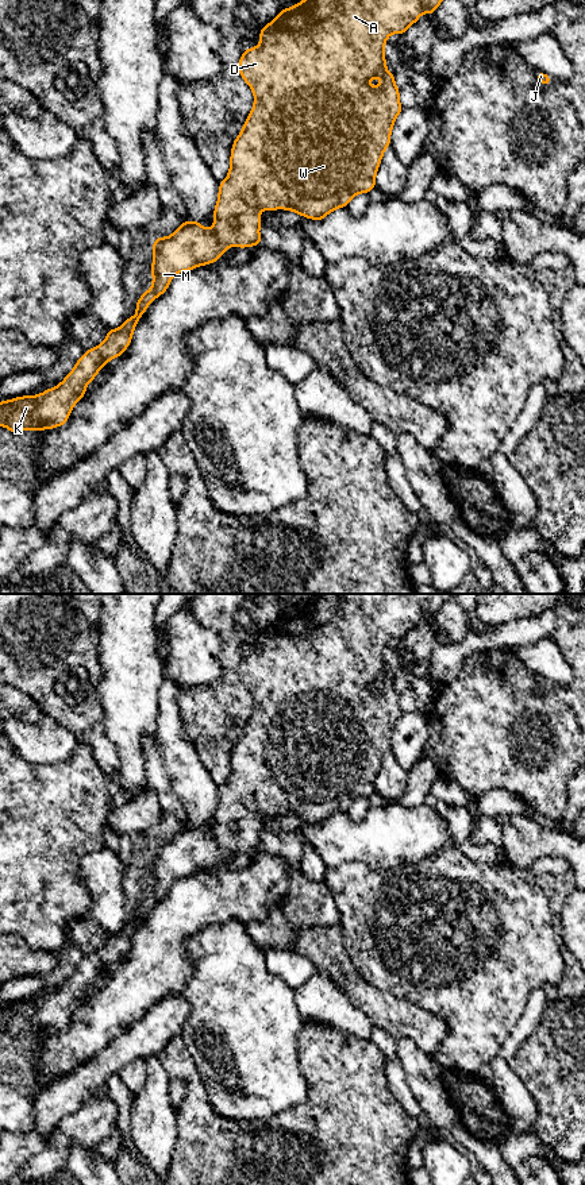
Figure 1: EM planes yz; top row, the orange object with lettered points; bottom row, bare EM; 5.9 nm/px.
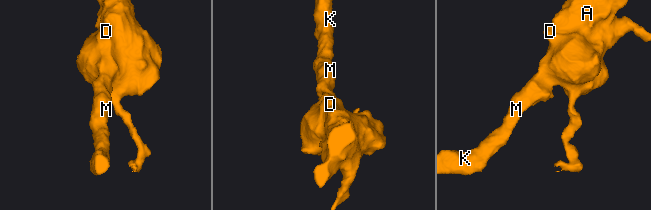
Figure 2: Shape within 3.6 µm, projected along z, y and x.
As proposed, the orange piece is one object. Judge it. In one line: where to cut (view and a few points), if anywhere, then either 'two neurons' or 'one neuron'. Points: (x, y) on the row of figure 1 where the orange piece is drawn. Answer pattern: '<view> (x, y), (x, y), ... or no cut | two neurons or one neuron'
no cut | one neuron

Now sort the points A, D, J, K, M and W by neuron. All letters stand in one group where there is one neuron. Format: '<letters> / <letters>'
A D J K M W

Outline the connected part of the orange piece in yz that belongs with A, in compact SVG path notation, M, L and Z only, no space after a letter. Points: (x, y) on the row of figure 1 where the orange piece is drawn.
M303 0L295 7L282 8L278 16L259 31L259 46L246 49L238 61L238 70L254 93L254 105L242 131L231 147L227 178L219 182L218 202L213 211L213 228L208 229L189 219L168 238L157 236L150 265L151 289L136 301L136 314L127 317L122 327L108 329L105 340L76 360L74 368L55 387L36 395L23 395L0 402L0 426L18 435L23 429L35 433L65 425L74 405L86 394L86 385L96 378L101 367L119 358L130 346L134 329L147 306L162 296L177 273L190 271L211 265L224 251L236 246L246 248L261 246L258 211L285 209L315 221L323 220L338 208L346 208L359 193L370 193L376 188L376 175L384 155L390 146L395 120L403 111L400 89L395 84L395 72L386 70L384 46L390 34L405 34L423 12L434 15L443 0Z

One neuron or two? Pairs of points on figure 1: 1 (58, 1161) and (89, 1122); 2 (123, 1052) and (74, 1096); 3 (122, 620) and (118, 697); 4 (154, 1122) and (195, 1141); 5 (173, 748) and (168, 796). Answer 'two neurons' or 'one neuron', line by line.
1: one neuron
2: one neuron
3: one neuron
4: two neurons
5: two neurons

